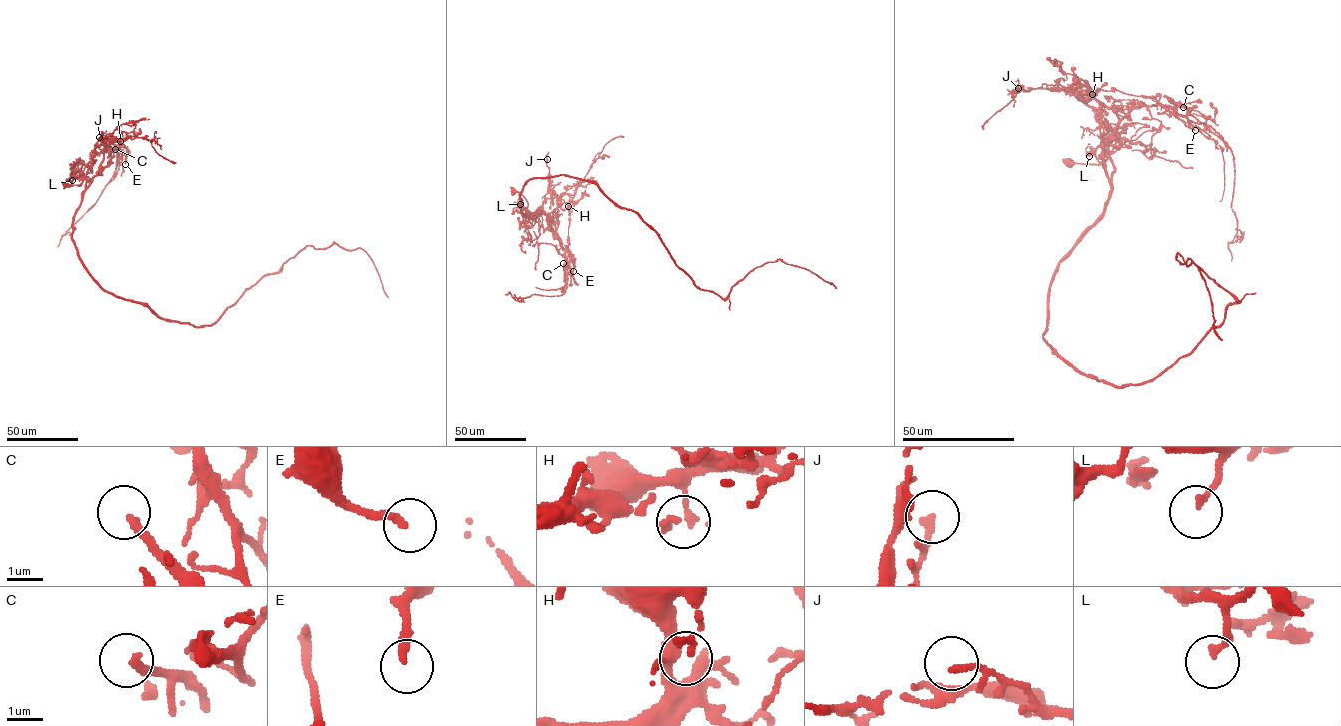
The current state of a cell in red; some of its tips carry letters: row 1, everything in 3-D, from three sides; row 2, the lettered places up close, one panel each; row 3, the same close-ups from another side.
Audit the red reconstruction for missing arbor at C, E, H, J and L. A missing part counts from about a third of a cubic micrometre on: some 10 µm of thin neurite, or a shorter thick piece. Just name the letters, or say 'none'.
C, E

